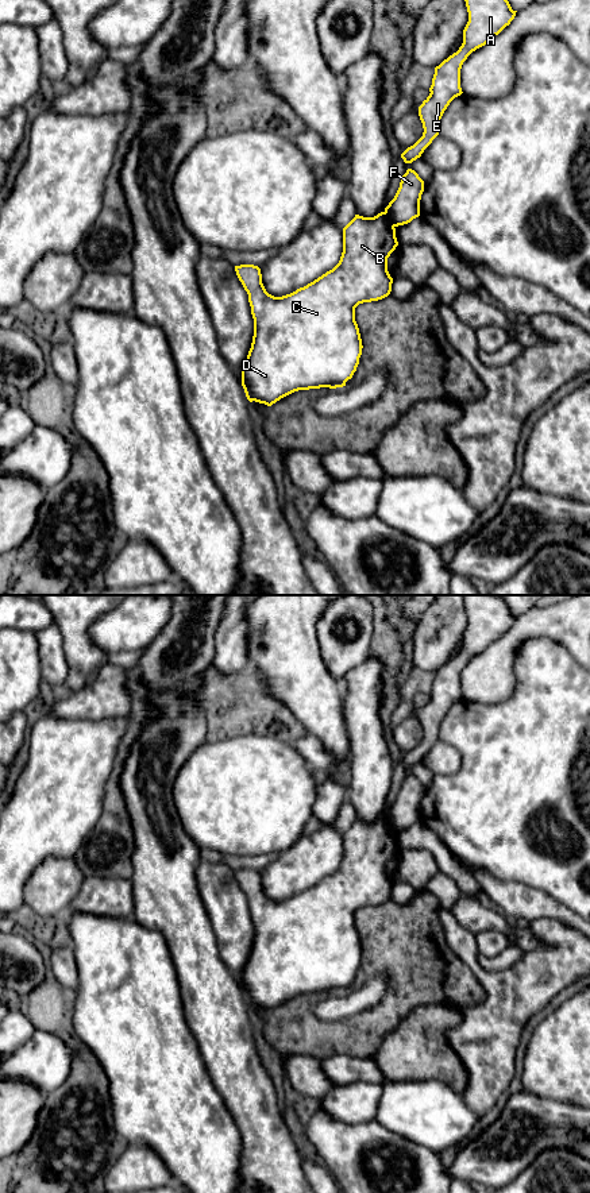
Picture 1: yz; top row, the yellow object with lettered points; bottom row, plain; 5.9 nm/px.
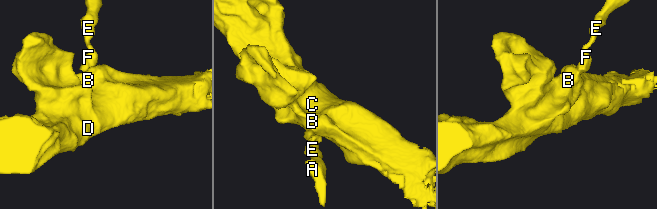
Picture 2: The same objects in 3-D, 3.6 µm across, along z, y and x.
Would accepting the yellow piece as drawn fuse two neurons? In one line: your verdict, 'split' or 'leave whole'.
split

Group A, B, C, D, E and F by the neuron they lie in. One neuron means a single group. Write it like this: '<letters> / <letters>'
A E F / B C D

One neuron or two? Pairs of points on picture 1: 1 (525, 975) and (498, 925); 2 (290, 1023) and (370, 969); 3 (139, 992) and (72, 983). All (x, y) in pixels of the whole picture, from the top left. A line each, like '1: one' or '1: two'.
1: two
2: one
3: two

